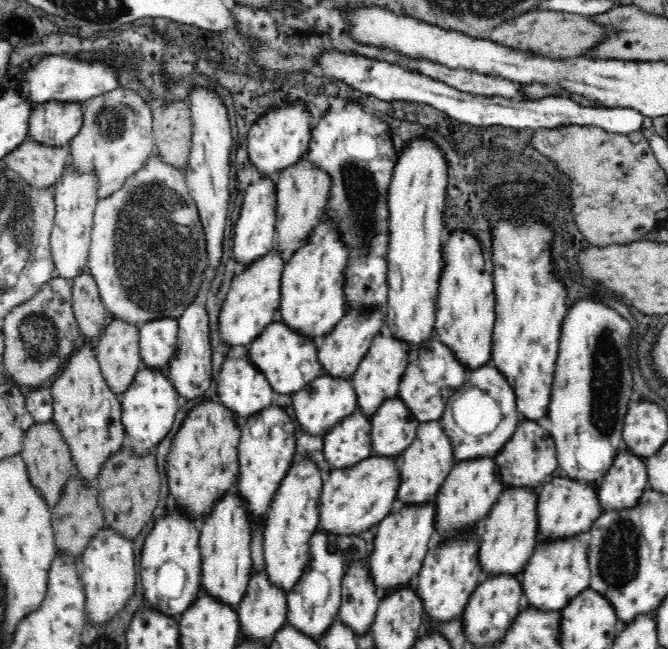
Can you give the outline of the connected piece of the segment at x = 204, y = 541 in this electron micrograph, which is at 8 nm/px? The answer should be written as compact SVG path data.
M232 492L226 498L215 504L214 512L204 521L199 533L199 551L201 554L201 590L203 594L210 597L210 601L216 601L220 605L226 605L236 610L237 606L244 600L254 571L250 558L251 528L246 516L244 516L244 505L240 505L240 499Z

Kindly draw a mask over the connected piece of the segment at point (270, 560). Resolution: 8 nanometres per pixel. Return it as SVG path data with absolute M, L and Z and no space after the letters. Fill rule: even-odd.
M296 460L280 485L265 520L263 571L270 585L284 593L284 596L295 590L312 562L311 538L318 532L316 528L319 514L316 502L320 496L320 486L322 478L317 466L312 461L304 463Z

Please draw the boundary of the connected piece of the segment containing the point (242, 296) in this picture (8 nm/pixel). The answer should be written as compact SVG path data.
M269 253L260 262L250 266L248 270L236 274L226 300L218 312L218 336L222 343L234 346L250 346L262 333L268 330L278 319L278 302L281 290L281 273L285 262L279 254Z

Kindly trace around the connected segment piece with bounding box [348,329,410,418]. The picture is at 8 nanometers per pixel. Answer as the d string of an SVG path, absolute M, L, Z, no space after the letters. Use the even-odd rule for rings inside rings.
M383 329L373 338L371 347L364 360L360 363L356 374L348 380L356 394L356 406L367 418L381 409L384 401L397 399L399 384L408 366L410 356L404 343L394 339L390 332Z

